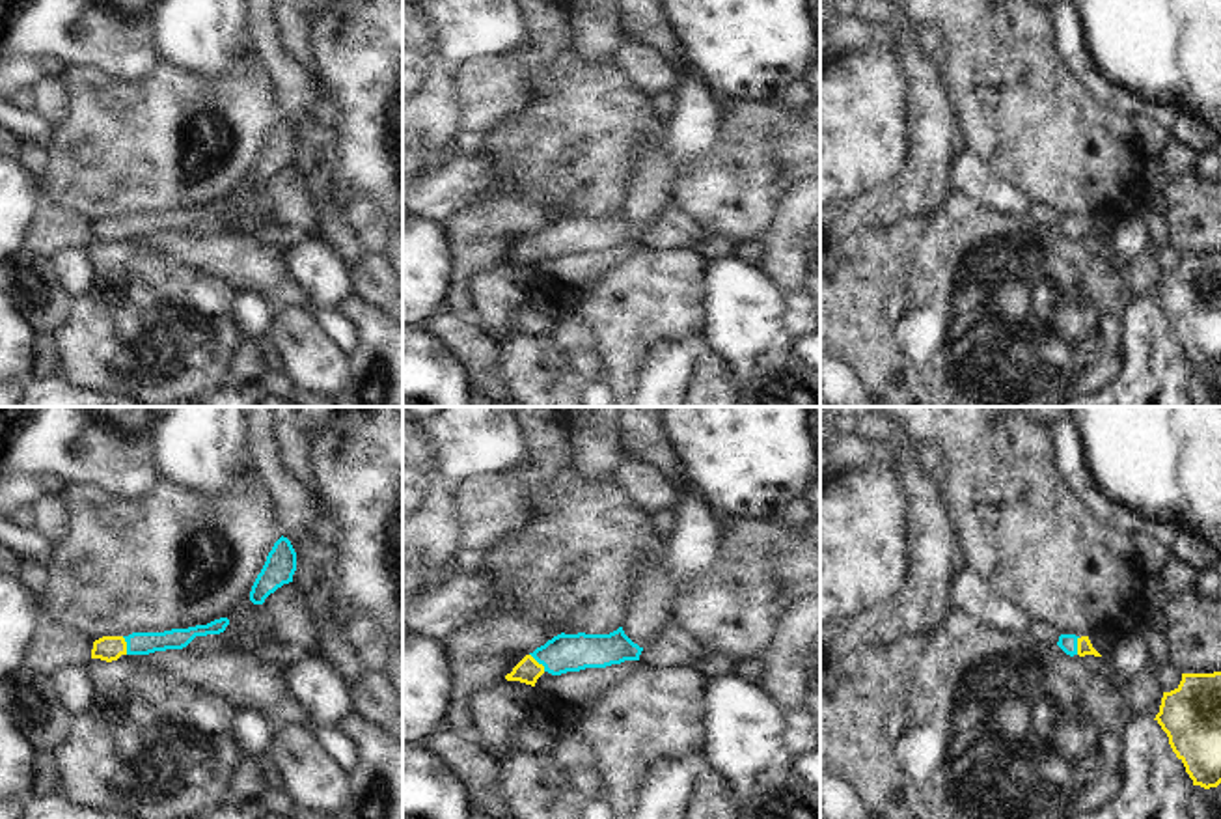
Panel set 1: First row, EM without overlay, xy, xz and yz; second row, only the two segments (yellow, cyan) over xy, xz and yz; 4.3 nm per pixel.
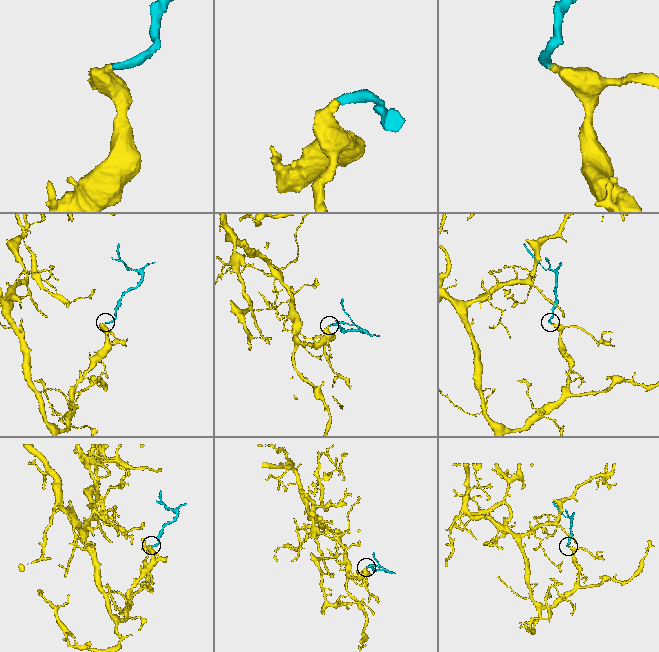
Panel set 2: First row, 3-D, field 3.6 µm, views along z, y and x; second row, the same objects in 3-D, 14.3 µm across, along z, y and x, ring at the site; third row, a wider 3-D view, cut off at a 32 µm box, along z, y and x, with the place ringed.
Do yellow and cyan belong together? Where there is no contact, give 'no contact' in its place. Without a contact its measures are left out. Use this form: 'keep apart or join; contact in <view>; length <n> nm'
join; contact in xz; length 100 nm

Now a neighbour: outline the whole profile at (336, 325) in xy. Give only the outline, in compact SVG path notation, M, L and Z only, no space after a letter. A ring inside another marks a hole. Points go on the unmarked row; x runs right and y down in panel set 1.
M339 312L315 313L317 323L326 336L345 353L350 354L356 347L356 326Z

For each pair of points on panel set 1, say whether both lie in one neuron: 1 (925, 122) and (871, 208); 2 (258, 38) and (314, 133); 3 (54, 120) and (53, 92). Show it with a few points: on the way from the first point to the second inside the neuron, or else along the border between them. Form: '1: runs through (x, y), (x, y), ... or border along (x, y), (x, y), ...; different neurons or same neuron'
1: runs through (925, 146), (925, 163), (895, 193); same neuron
2: runs through (276, 62), (295, 88), (295, 109); same neuron
3: runs through (54, 112), (53, 99); same neuron

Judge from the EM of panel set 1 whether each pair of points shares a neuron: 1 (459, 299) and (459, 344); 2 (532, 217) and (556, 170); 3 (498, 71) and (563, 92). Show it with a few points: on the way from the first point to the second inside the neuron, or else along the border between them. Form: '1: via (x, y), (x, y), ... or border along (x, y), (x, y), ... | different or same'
1: border along (444, 305), (476, 325) | different
2: border along (517, 193), (530, 208), (569, 208) | different
3: border along (562, 47), (535, 73), (528, 103), (507, 116) | different

